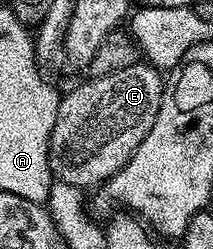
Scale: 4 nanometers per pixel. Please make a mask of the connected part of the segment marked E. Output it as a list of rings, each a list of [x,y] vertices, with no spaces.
[[[133,62],[105,76],[94,76],[85,81],[73,92],[65,91],[61,95],[58,118],[54,118],[54,130],[50,134],[48,147],[48,165],[53,177],[81,190],[95,189],[130,162],[134,150],[142,146],[142,138],[150,134],[154,118],[158,118],[166,83],[161,69],[147,62]]]

